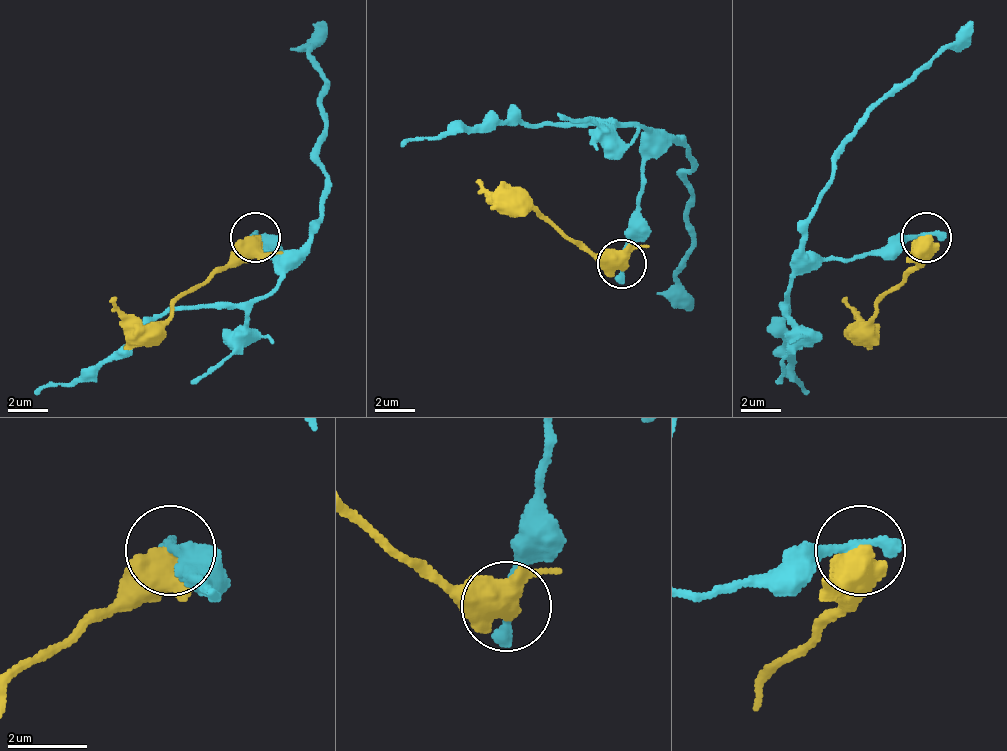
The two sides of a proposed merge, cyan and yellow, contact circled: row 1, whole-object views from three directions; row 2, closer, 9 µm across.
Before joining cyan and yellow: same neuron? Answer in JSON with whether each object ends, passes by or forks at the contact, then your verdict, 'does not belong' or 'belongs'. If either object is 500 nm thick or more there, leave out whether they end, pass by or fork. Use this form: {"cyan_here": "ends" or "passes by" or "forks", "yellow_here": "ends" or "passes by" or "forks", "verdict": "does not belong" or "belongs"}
{"verdict": "does not belong"}

